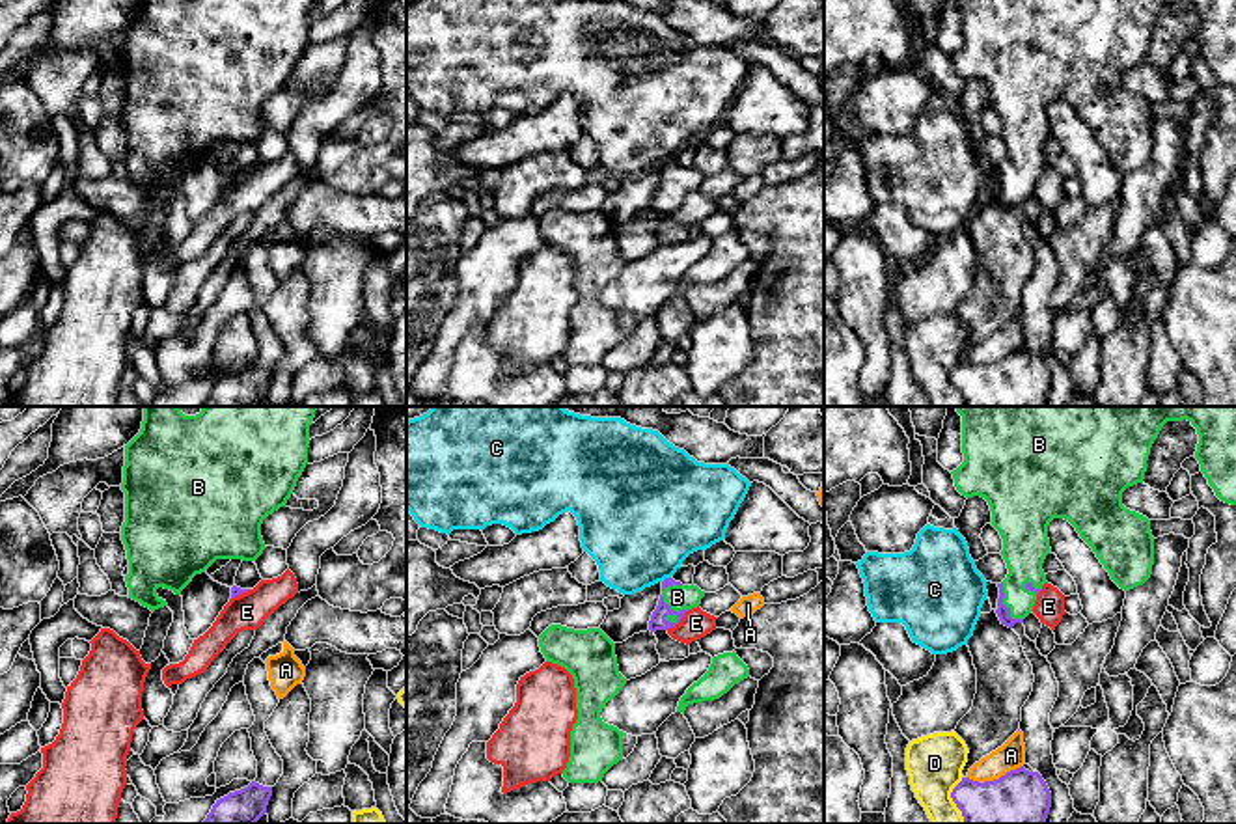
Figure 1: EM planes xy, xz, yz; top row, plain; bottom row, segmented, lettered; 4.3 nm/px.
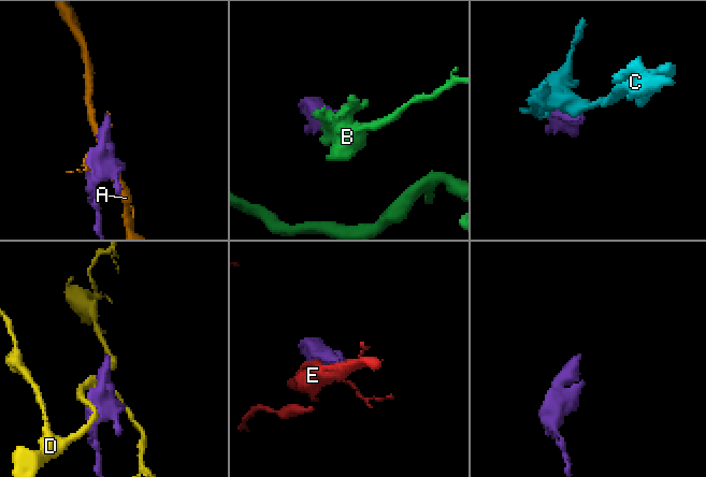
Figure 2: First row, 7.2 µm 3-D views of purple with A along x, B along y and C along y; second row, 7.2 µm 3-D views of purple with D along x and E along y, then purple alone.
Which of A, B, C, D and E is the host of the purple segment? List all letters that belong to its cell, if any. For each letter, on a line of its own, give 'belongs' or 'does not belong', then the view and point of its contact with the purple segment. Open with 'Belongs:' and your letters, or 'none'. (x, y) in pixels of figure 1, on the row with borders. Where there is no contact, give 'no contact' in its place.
Belongs: B
A: does not belong; contact yz (994, 780)
B: belongs; contact xz (672, 610)
C: does not belong; contact xz (666, 578)
D: does not belong; contact yz (953, 800)
E: does not belong; contact xz (677, 623)

